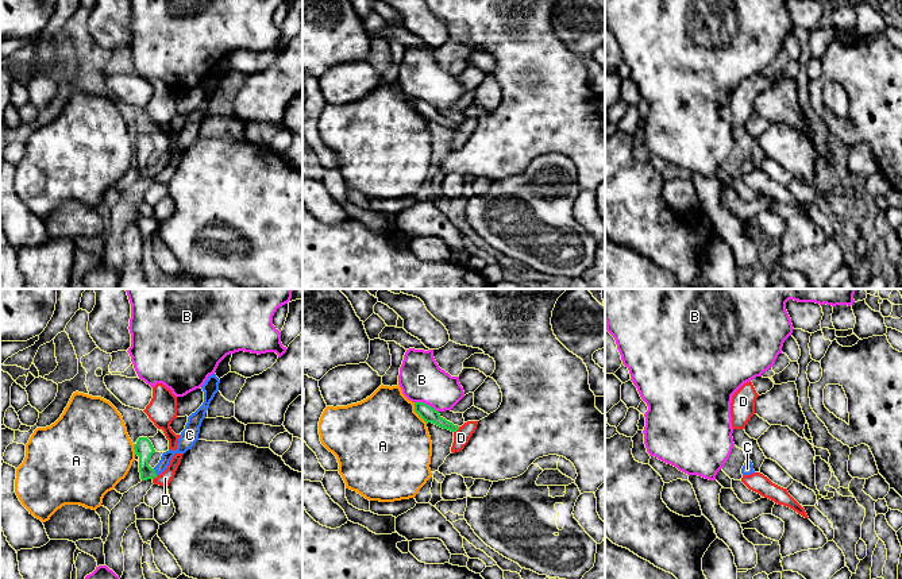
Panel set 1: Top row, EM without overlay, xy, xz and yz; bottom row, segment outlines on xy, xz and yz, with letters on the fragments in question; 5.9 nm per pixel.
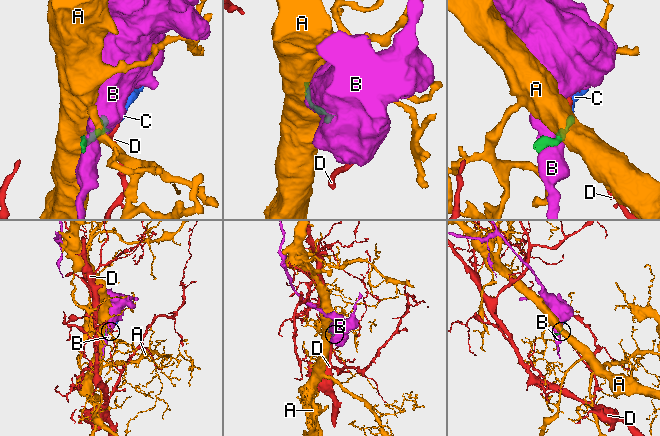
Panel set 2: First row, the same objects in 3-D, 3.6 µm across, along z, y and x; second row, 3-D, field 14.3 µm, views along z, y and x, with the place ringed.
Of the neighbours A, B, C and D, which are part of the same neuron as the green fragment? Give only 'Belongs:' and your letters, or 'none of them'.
Belongs: C

